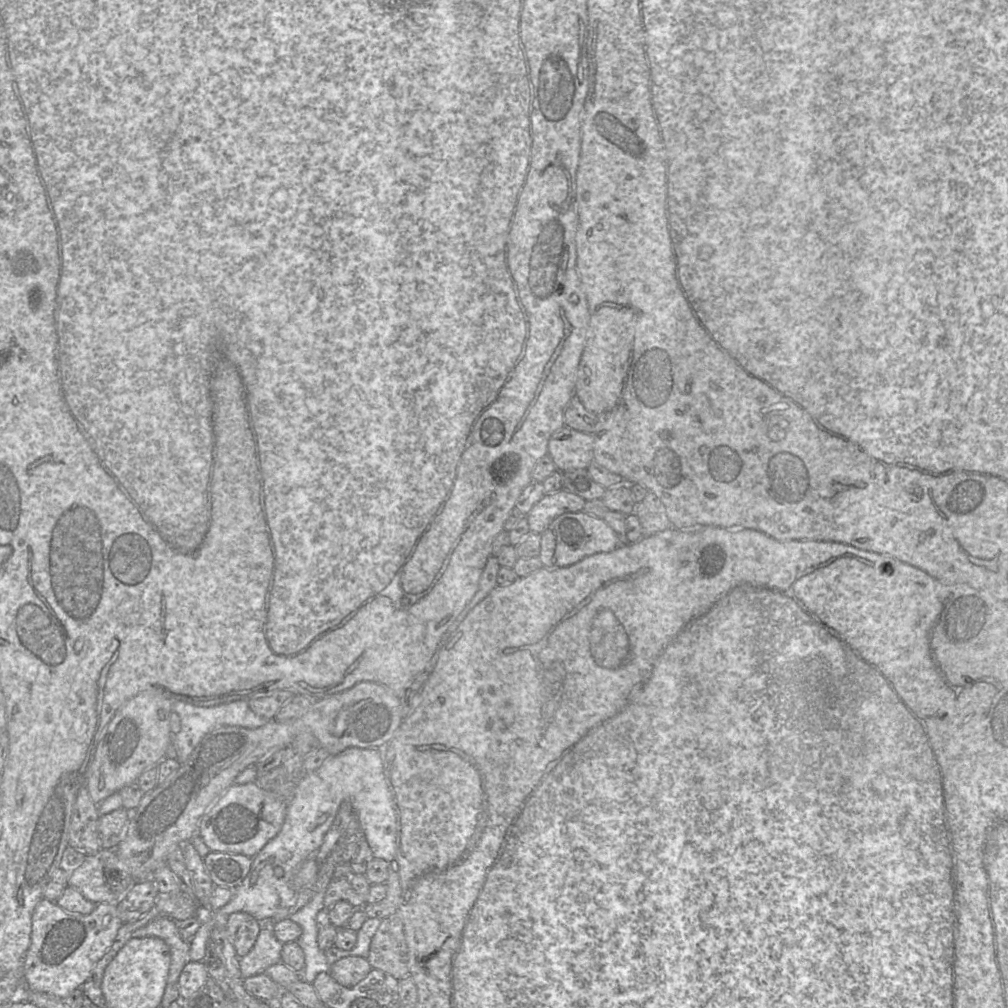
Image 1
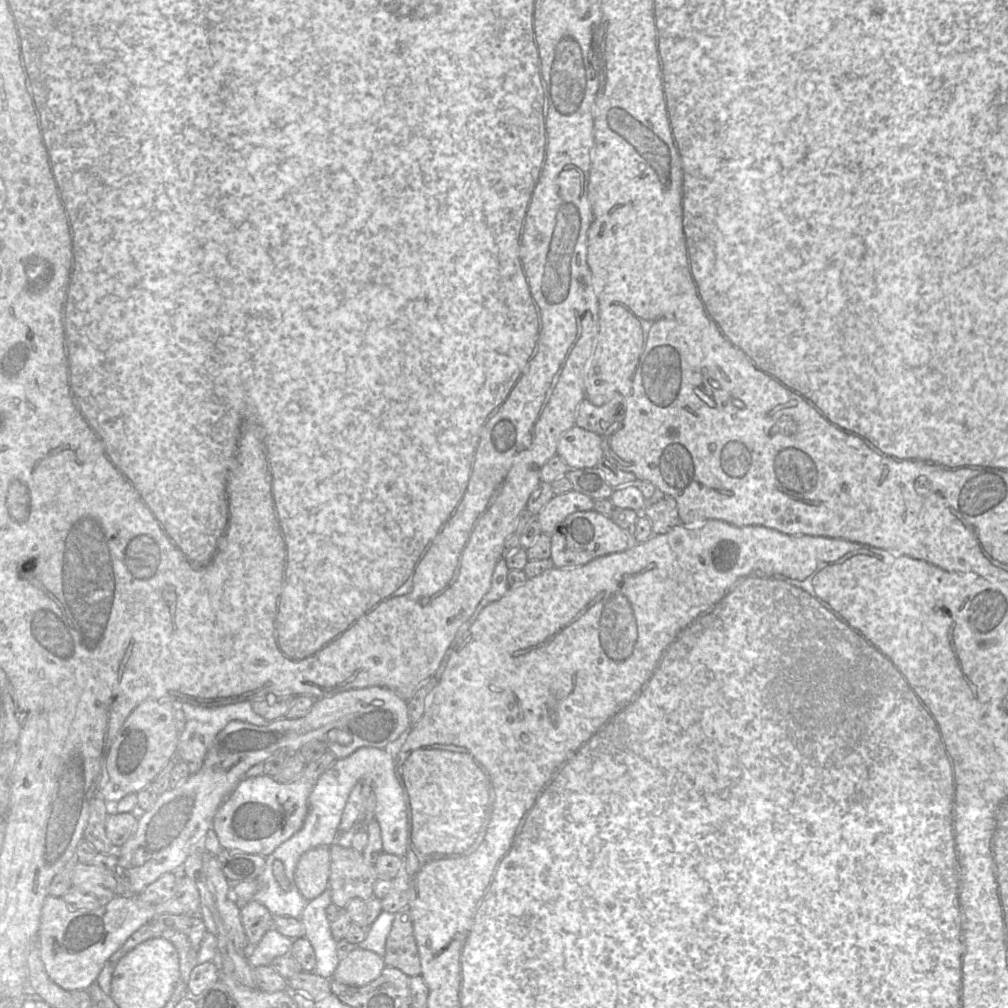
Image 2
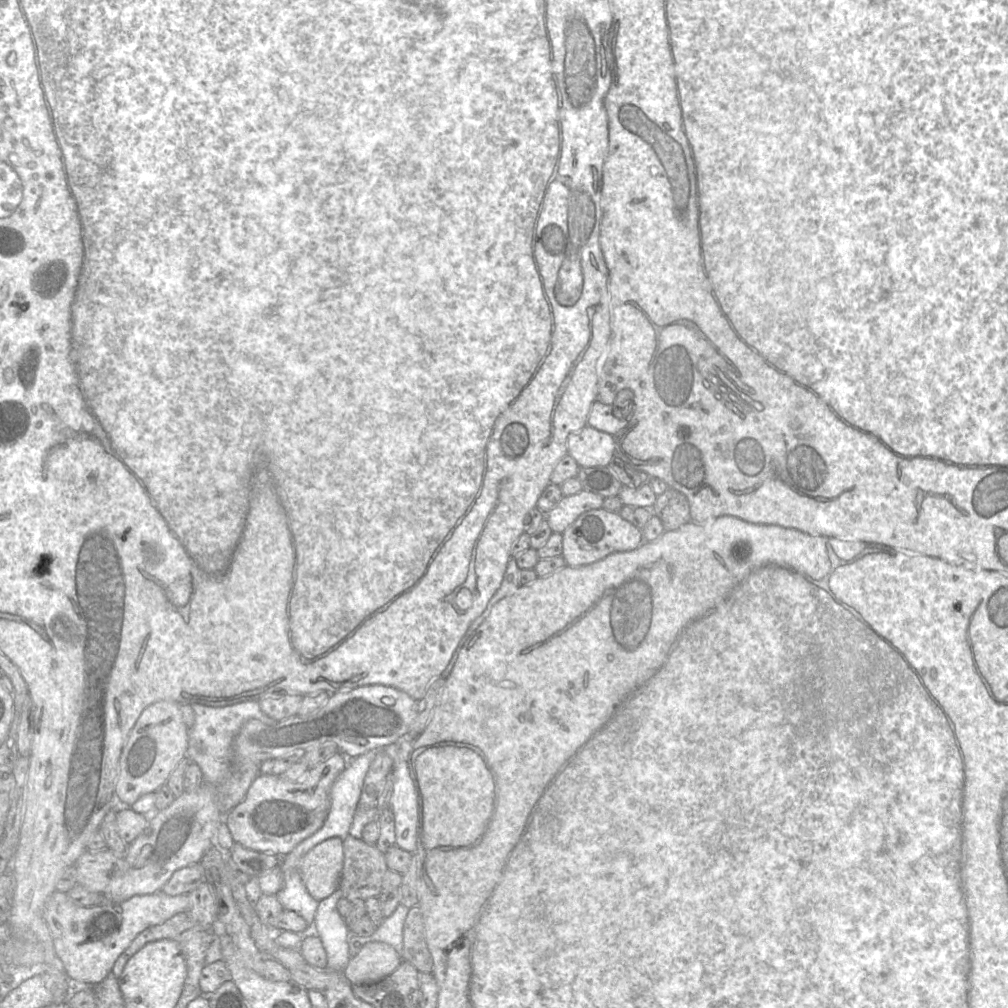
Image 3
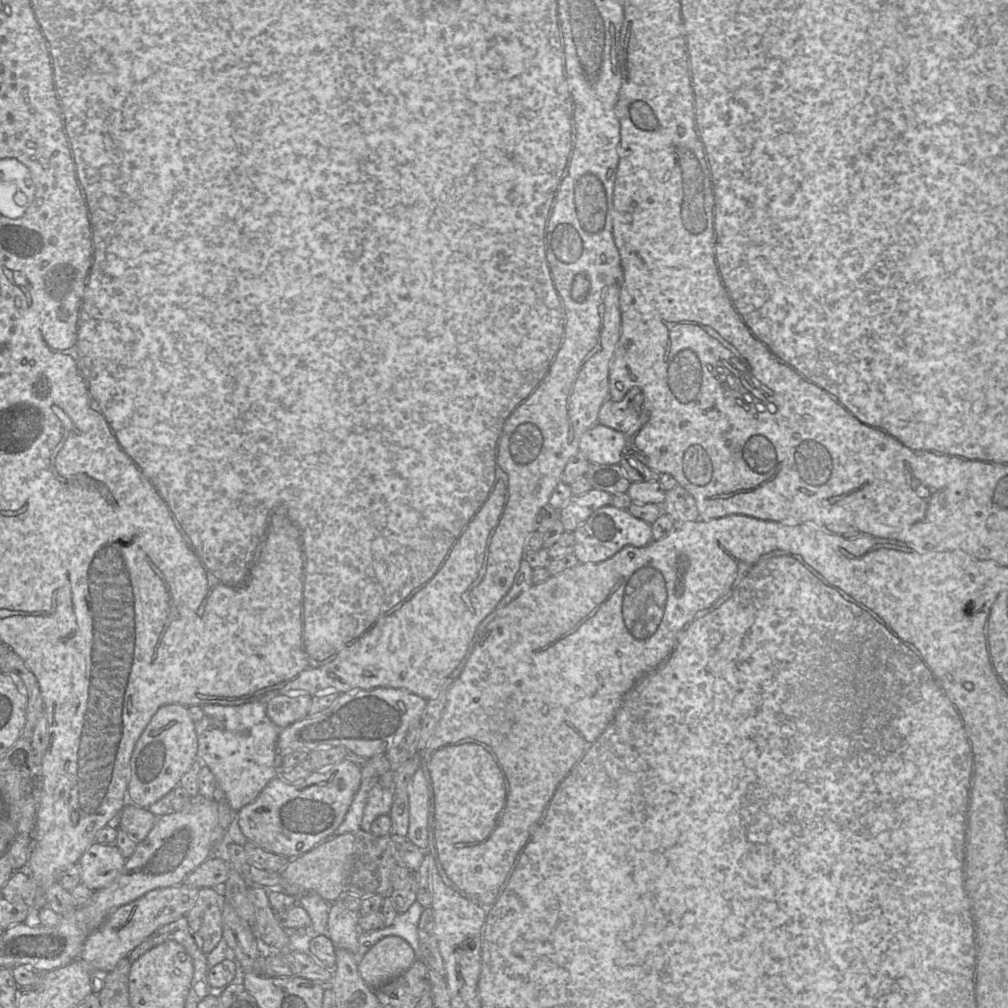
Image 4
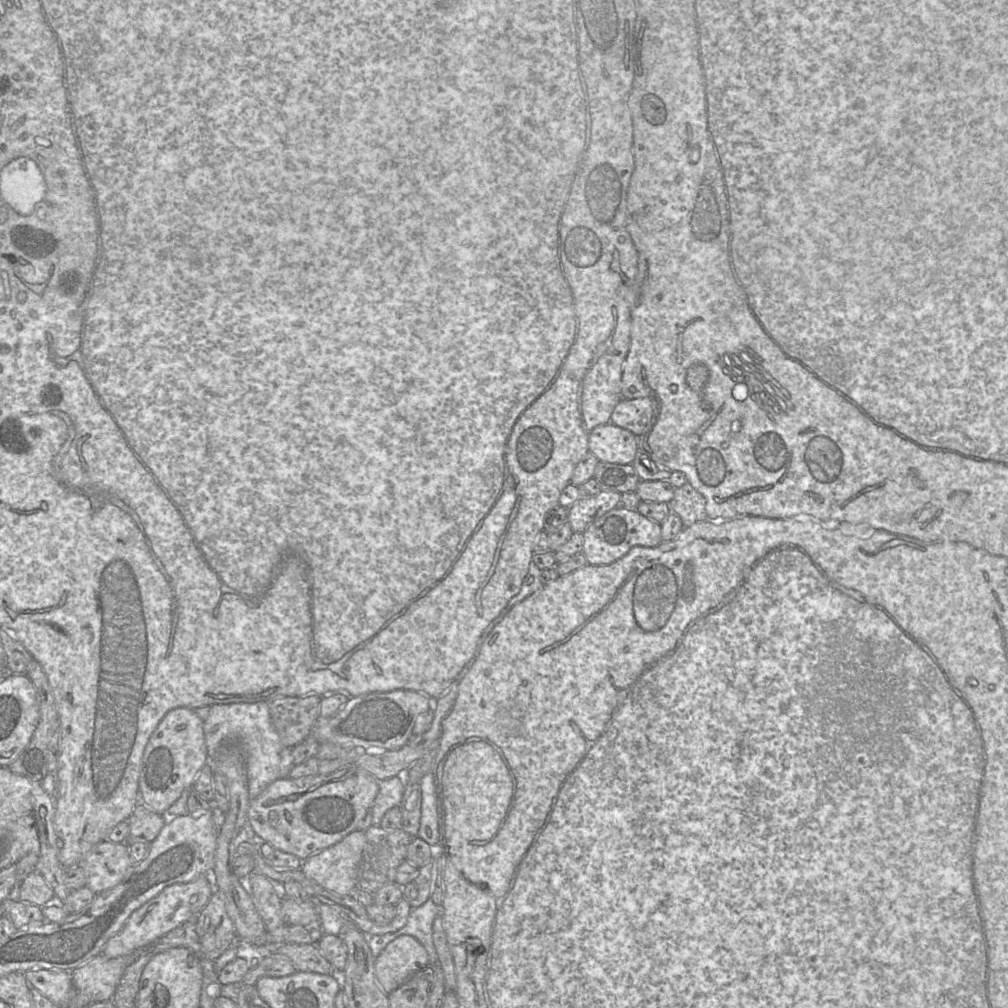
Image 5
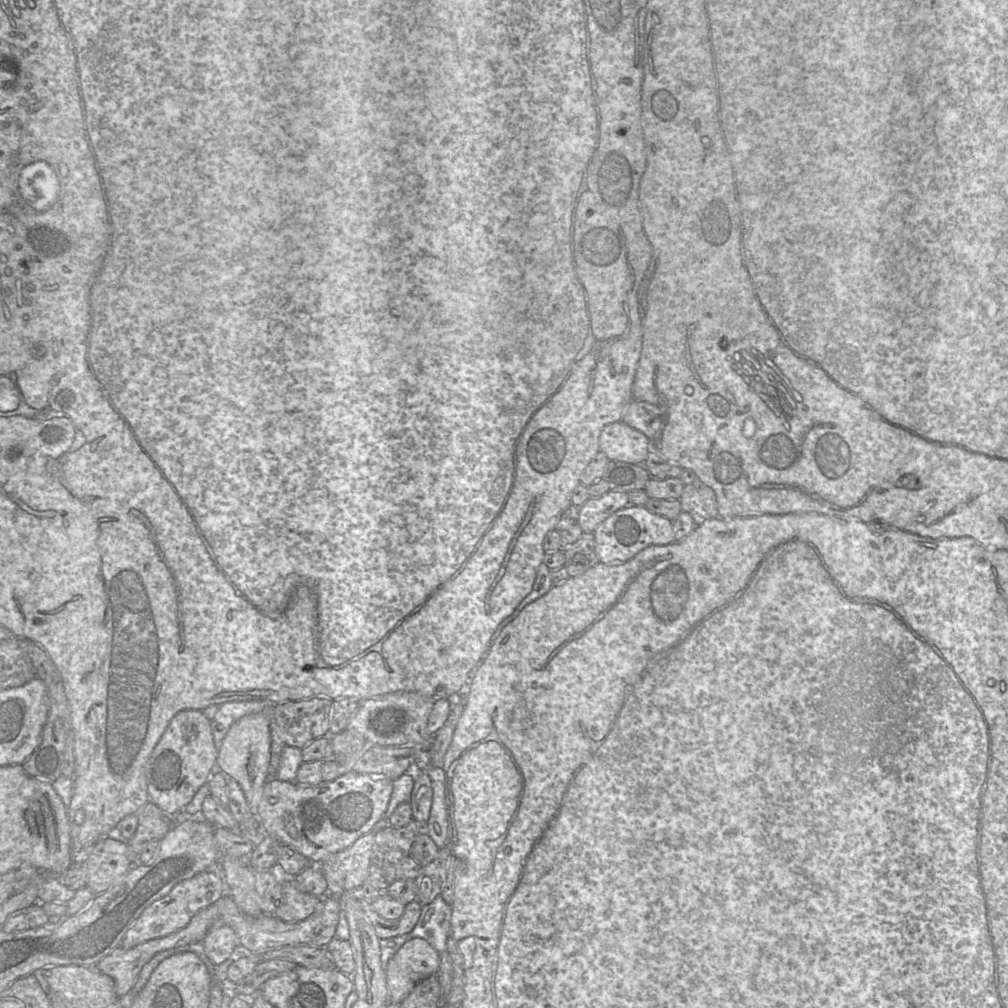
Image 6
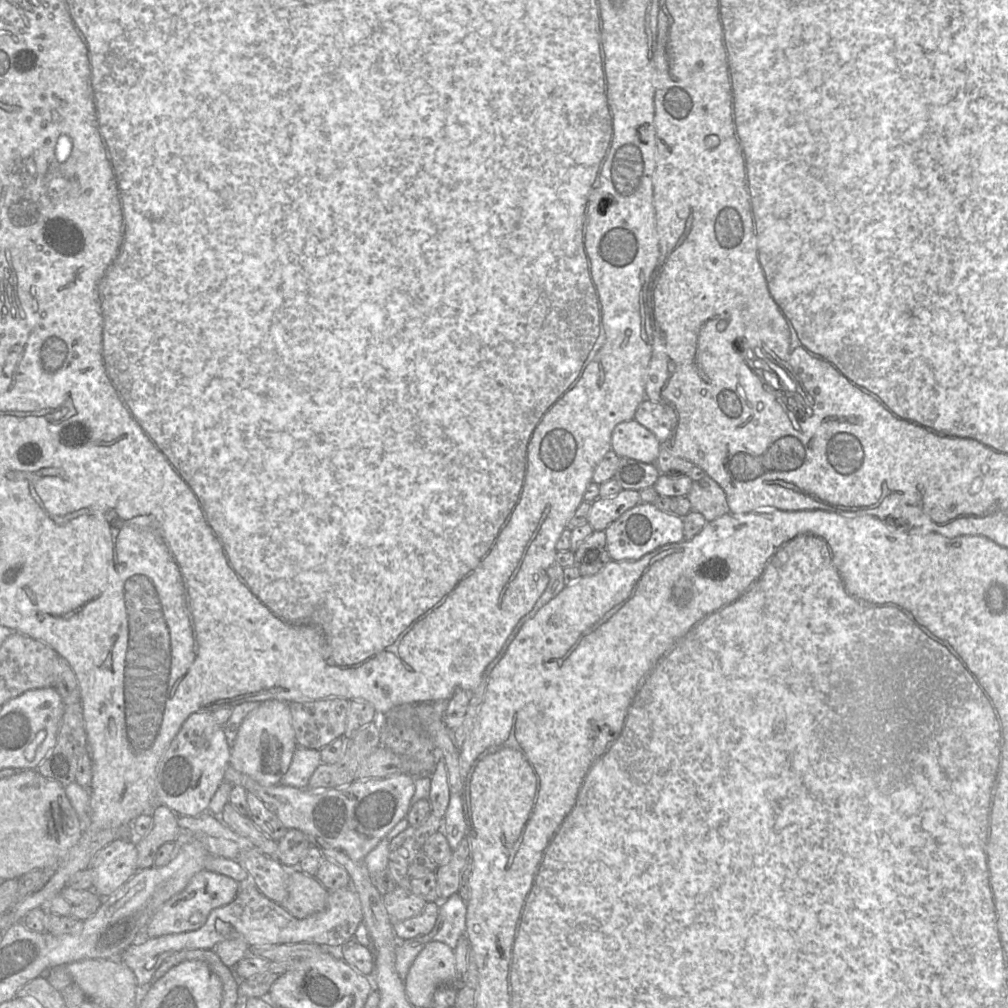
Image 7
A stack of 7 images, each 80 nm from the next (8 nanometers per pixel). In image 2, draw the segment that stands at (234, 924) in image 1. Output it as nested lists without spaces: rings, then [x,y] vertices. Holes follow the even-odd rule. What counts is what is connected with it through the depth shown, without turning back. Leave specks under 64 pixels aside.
[[[251,901],[241,908],[241,921],[251,947],[255,947],[265,933],[273,929],[275,917],[267,907]]]

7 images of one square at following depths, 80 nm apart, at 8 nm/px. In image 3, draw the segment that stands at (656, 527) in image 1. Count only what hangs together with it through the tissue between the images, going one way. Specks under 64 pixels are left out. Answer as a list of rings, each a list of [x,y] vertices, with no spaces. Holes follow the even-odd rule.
[[[667,488],[651,508],[663,525],[664,531],[673,531],[691,521],[690,506],[687,498],[673,488]]]

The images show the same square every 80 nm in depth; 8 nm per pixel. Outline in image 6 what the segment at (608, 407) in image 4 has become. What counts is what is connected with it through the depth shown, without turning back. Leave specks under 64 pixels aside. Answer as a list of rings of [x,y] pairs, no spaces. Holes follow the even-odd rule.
[[[632,399],[627,405],[621,421],[642,432],[650,440],[654,440],[660,435],[666,417],[660,406]]]

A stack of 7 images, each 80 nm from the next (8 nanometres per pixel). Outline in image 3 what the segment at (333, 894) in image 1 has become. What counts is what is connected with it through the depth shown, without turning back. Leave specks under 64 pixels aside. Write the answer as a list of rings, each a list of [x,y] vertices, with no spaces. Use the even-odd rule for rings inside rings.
[[[347,835],[343,839],[344,863],[338,890],[352,903],[379,896],[388,867],[385,854],[375,844]]]

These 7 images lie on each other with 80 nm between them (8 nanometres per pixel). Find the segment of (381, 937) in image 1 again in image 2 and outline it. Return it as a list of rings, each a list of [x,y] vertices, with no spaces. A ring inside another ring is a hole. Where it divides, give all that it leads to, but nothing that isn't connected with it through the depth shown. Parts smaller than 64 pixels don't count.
[[[407,909],[395,914],[386,939],[383,960],[409,977],[421,975],[421,962],[414,937],[413,923]]]

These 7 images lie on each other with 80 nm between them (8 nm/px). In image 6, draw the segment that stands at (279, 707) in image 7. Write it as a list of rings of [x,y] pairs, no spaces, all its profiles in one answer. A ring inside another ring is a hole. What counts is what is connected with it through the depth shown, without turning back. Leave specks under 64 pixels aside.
[[[260,712],[234,723],[218,749],[216,767],[240,785],[254,814],[257,814],[265,785],[276,778],[278,766],[271,752],[271,742],[271,719],[266,712]]]

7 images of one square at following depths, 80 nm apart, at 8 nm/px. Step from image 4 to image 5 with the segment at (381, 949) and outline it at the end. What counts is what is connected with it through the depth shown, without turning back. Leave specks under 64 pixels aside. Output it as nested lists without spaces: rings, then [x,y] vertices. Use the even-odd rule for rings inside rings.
[[[401,935],[376,957],[375,975],[380,987],[389,994],[430,964],[425,947],[416,938]]]

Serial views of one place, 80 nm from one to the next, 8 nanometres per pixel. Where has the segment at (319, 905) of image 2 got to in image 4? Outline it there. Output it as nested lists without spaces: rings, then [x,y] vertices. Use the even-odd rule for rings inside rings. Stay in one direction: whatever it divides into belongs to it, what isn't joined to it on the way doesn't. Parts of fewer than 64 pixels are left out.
[[[342,898],[330,904],[326,936],[333,942],[336,949],[344,949],[351,953],[358,948],[359,912],[348,910]]]

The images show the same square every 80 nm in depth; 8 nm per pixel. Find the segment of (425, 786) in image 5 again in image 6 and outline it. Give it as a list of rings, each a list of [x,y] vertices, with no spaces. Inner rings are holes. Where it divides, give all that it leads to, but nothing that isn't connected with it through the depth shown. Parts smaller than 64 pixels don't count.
[[[435,769],[431,783],[433,797],[429,819],[426,822],[426,834],[441,849],[446,848],[448,838],[448,817],[446,803],[446,783],[443,770]]]

